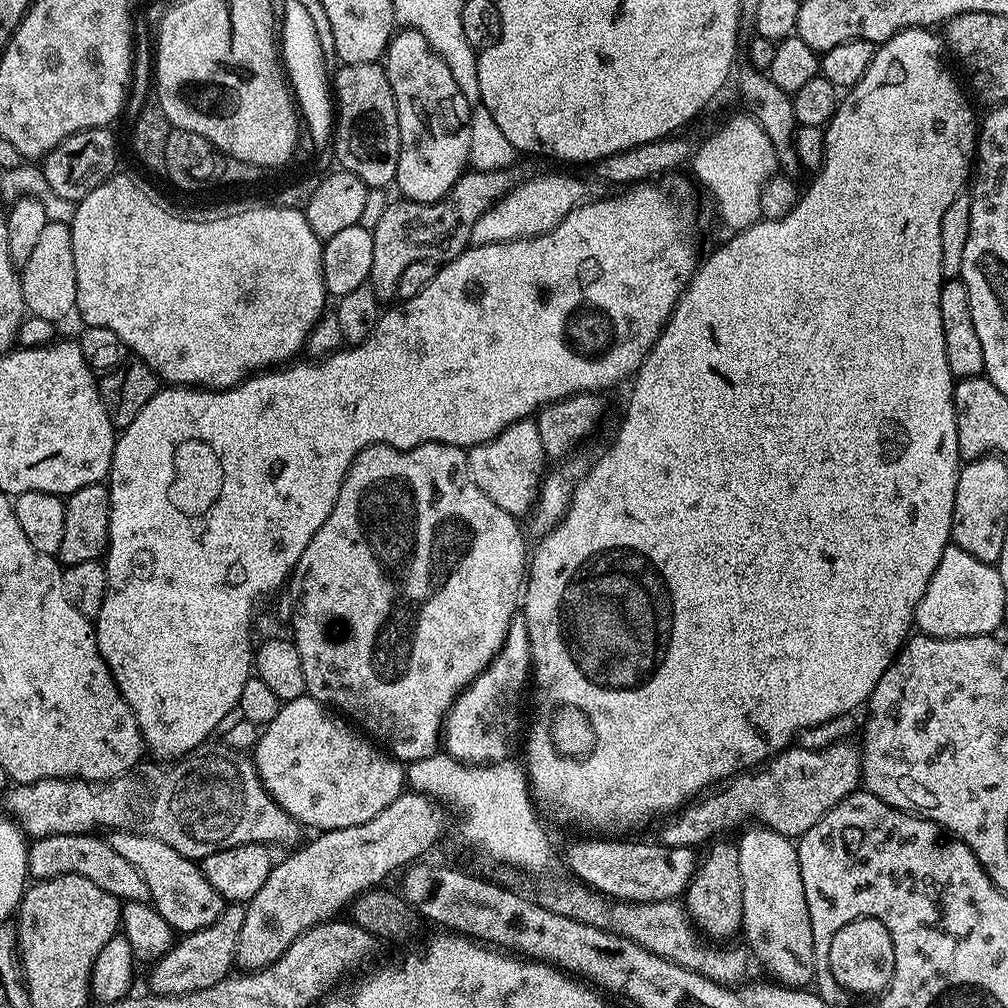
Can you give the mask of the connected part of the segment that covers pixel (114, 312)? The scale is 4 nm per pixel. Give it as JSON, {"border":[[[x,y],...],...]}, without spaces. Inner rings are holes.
{"border":[[[113,174],[106,182],[102,182],[102,186],[98,186],[98,190],[90,190],[90,194],[86,194],[86,198],[82,198],[76,204],[76,213],[70,225],[72,230],[72,245],[74,246],[74,274],[76,275],[76,306],[75,311],[80,312],[80,316],[85,321],[87,327],[102,326],[106,330],[114,330],[114,334],[118,334],[118,338],[122,338],[125,349],[133,357],[139,358],[147,362],[154,369],[156,375],[161,381],[167,382],[172,386],[195,386],[198,388],[233,388],[236,384],[240,384],[243,380],[247,380],[249,376],[257,375],[265,370],[271,369],[273,366],[284,366],[293,359],[292,356],[296,351],[303,349],[308,342],[310,330],[318,322],[320,316],[325,315],[324,300],[329,299],[328,292],[324,288],[324,279],[322,278],[322,254],[324,253],[324,245],[320,237],[314,234],[314,230],[310,230],[310,222],[304,217],[303,211],[298,208],[279,208],[269,207],[248,210],[248,216],[232,216],[232,220],[220,220],[220,224],[180,224],[180,220],[172,220],[172,216],[164,216],[162,207],[155,204],[151,195],[144,193],[134,181],[128,176],[120,176],[121,174]]]}

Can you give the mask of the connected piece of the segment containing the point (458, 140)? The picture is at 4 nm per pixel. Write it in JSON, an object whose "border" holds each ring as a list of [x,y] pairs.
{"border":[[[400,30],[388,42],[388,51],[382,57],[384,73],[390,82],[390,90],[394,90],[394,102],[398,110],[398,126],[400,127],[400,153],[398,154],[398,170],[395,187],[400,187],[399,195],[405,200],[422,202],[438,202],[451,190],[469,167],[470,126],[473,105],[458,90],[458,82],[454,82],[454,74],[450,74],[450,66],[442,62],[442,58],[422,38],[422,34],[411,30]]]}

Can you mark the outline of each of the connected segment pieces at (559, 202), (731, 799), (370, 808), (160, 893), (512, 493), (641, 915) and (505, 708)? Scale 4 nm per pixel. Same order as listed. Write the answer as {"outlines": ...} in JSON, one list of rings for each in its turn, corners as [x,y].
{"outlines":[[[[536,176],[527,180],[517,184],[514,191],[506,193],[489,212],[478,218],[478,222],[474,222],[473,245],[501,244],[507,240],[541,236],[558,226],[558,222],[562,222],[576,205],[585,203],[593,195],[591,186],[576,176]]],[[[852,742],[831,744],[825,748],[789,746],[759,770],[731,777],[716,790],[721,792],[713,791],[708,794],[713,796],[705,795],[671,813],[663,821],[664,829],[659,839],[670,846],[696,848],[705,845],[710,839],[728,834],[731,828],[739,829],[747,825],[751,816],[756,819],[753,821],[757,825],[778,834],[789,838],[802,837],[806,830],[810,830],[810,826],[818,823],[831,808],[838,806],[842,798],[861,787],[860,753],[861,749],[857,745],[855,748]]],[[[305,694],[298,699],[292,699],[285,701],[278,712],[273,722],[265,725],[265,728],[261,731],[259,742],[253,748],[252,757],[253,764],[256,767],[256,771],[259,774],[259,778],[263,783],[267,792],[275,798],[280,806],[288,814],[299,821],[299,823],[308,829],[312,829],[318,832],[328,831],[330,829],[344,829],[346,826],[362,825],[369,821],[370,818],[374,818],[377,814],[381,813],[390,803],[394,802],[397,797],[401,795],[406,786],[406,770],[403,763],[397,760],[395,757],[389,756],[385,751],[382,751],[367,735],[357,732],[358,735],[350,728],[352,727],[347,721],[342,720],[342,723],[338,722],[338,719],[329,709],[317,702],[316,699]]],[[[116,830],[111,833],[110,843],[142,878],[148,887],[151,903],[166,918],[173,933],[187,934],[210,926],[224,913],[226,901],[224,895],[205,878],[201,865],[197,861],[178,854],[166,842],[158,842],[153,836],[141,836],[131,830]]],[[[535,419],[514,422],[492,440],[467,449],[467,453],[468,469],[478,490],[482,490],[482,494],[486,494],[486,498],[490,498],[494,506],[502,506],[506,514],[517,518],[527,517],[536,502],[540,481],[544,479],[546,471],[542,437],[538,434]]],[[[552,878],[541,879],[544,881],[540,884],[540,893],[535,893],[534,896],[536,903],[546,910],[554,910],[554,914],[562,914],[566,918],[574,918],[578,922],[586,922],[590,926],[598,926],[599,929],[630,938],[643,948],[719,984],[736,986],[747,979],[749,951],[742,946],[728,948],[720,944],[710,944],[708,938],[697,931],[679,901],[657,900],[650,903],[615,901],[572,878],[568,878],[568,881],[548,879]]],[[[517,618],[496,657],[452,703],[448,719],[444,721],[443,751],[464,764],[497,764],[499,760],[509,759],[512,751],[516,747],[517,751],[522,744],[526,720],[520,715],[524,712],[524,691],[527,688],[529,691],[531,675],[530,634],[523,619]]]]}

